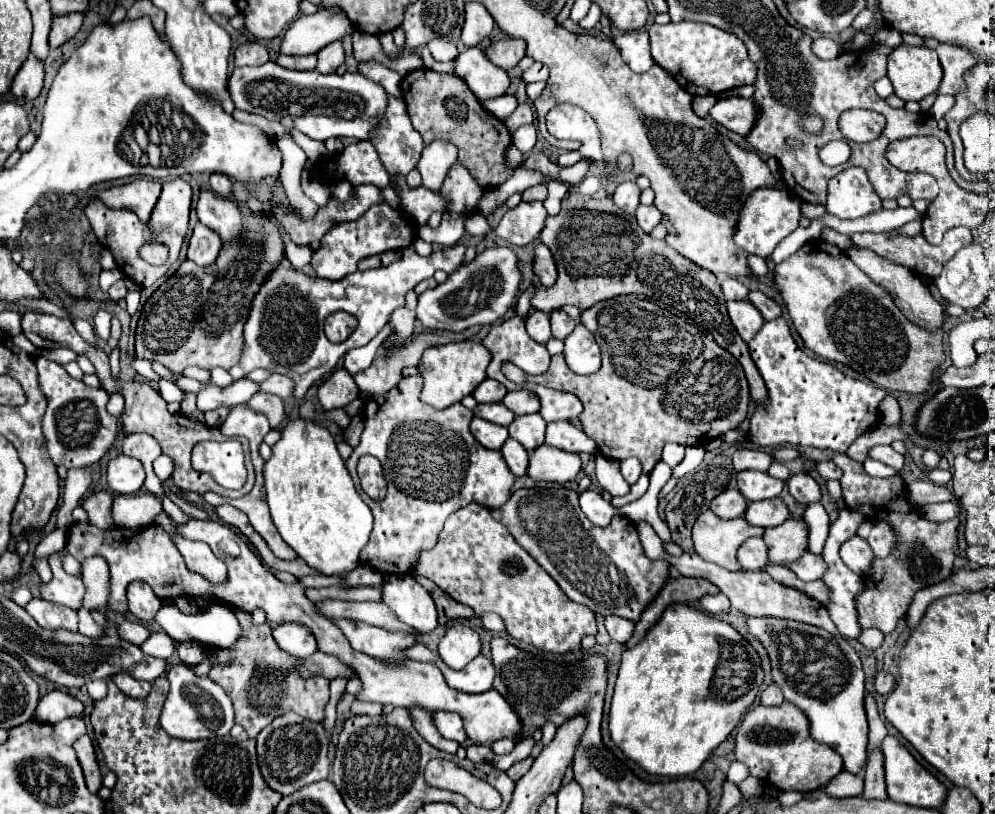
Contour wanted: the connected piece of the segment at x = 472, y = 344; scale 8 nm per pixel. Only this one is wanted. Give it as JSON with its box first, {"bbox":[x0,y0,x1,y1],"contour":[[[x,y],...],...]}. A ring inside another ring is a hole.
{"bbox":[417,341,491,409],"contour":[[[461,341],[461,343],[447,343],[447,345],[437,345],[429,347],[419,365],[417,371],[423,377],[423,391],[421,391],[421,401],[431,405],[433,409],[445,409],[463,397],[471,395],[475,387],[487,377],[485,369],[491,361],[491,353],[477,341]]]}

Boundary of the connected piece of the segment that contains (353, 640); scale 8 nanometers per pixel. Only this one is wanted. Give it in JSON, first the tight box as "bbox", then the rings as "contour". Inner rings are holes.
{"bbox":[335,619,415,661],"contour":[[[335,619],[335,625],[345,633],[355,651],[363,651],[381,661],[403,661],[401,649],[415,645],[415,639],[405,633],[389,633],[381,627],[351,619]]]}

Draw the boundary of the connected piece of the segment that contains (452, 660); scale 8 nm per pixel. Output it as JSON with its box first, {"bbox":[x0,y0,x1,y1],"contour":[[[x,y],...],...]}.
{"bbox":[437,623,481,669],"contour":[[[457,623],[449,627],[445,637],[439,641],[437,651],[451,669],[463,669],[475,655],[479,655],[481,641],[471,627]]]}

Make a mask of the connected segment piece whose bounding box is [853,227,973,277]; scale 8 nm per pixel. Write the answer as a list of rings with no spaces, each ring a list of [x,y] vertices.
[[[955,227],[955,229],[949,229],[941,241],[939,247],[931,245],[925,241],[923,235],[917,235],[913,239],[909,237],[901,237],[897,231],[889,231],[889,233],[853,233],[853,241],[861,247],[867,247],[867,249],[873,249],[877,255],[881,257],[887,257],[907,269],[917,269],[913,273],[917,275],[925,275],[925,277],[937,277],[941,273],[941,267],[963,247],[963,245],[969,245],[973,241],[973,233],[969,229],[963,229],[963,227]]]

